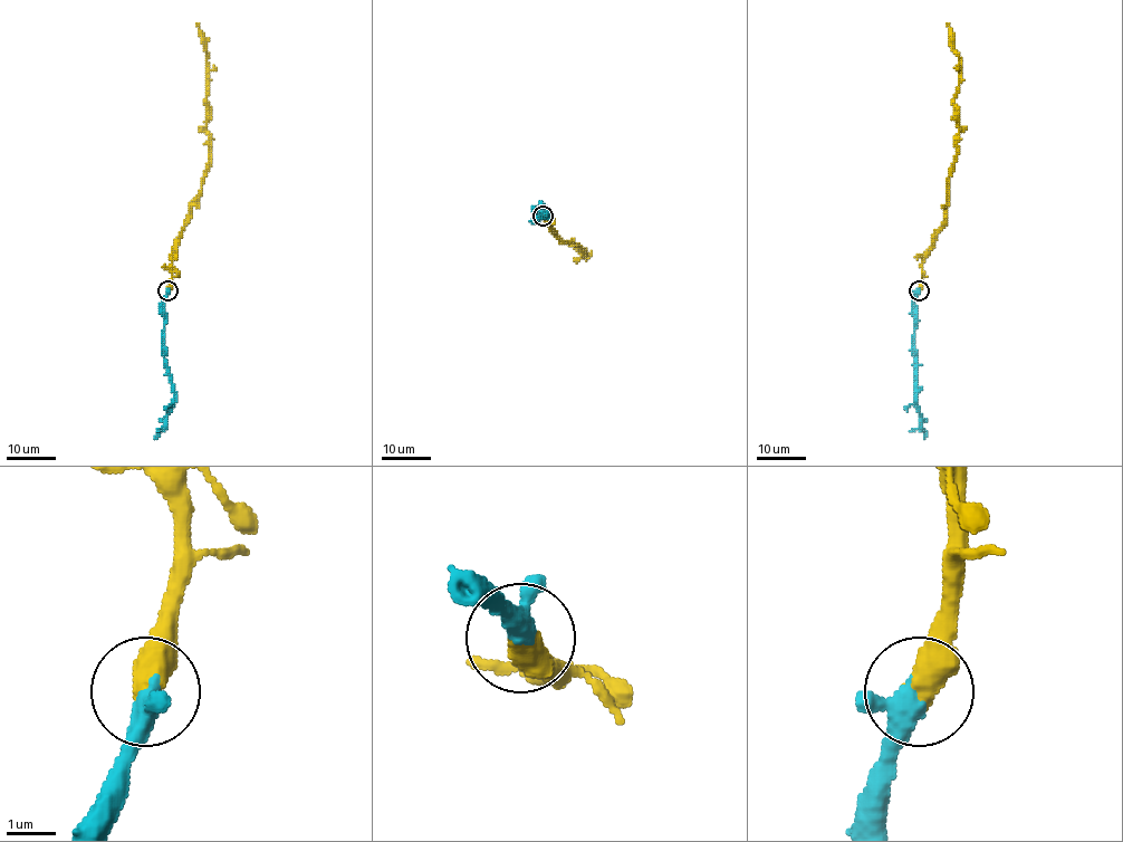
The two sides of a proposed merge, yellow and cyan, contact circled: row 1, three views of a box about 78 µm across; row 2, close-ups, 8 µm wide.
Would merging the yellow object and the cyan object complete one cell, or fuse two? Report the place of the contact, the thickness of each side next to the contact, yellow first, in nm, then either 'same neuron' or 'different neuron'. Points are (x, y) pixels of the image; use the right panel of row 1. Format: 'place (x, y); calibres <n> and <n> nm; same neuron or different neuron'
place (919, 290); calibres 650 and 380 nm; same neuron

